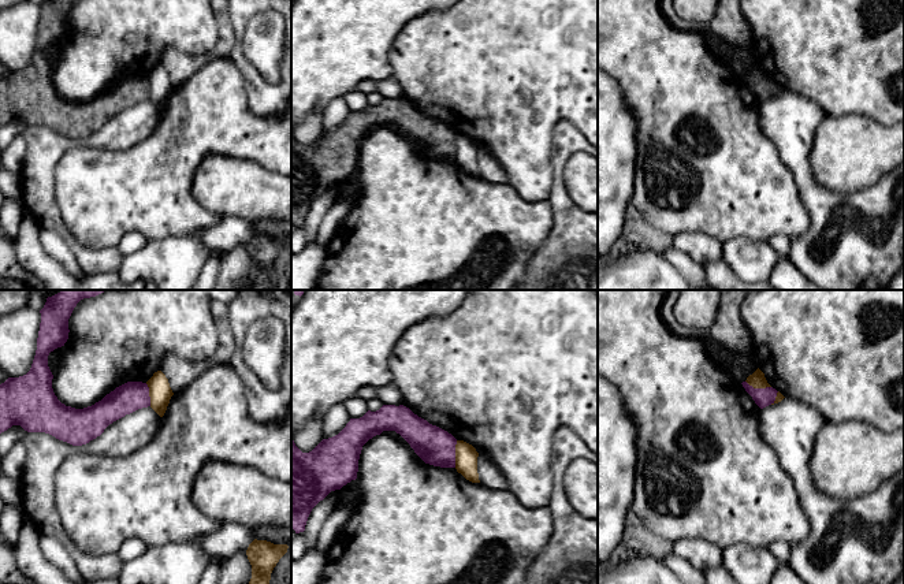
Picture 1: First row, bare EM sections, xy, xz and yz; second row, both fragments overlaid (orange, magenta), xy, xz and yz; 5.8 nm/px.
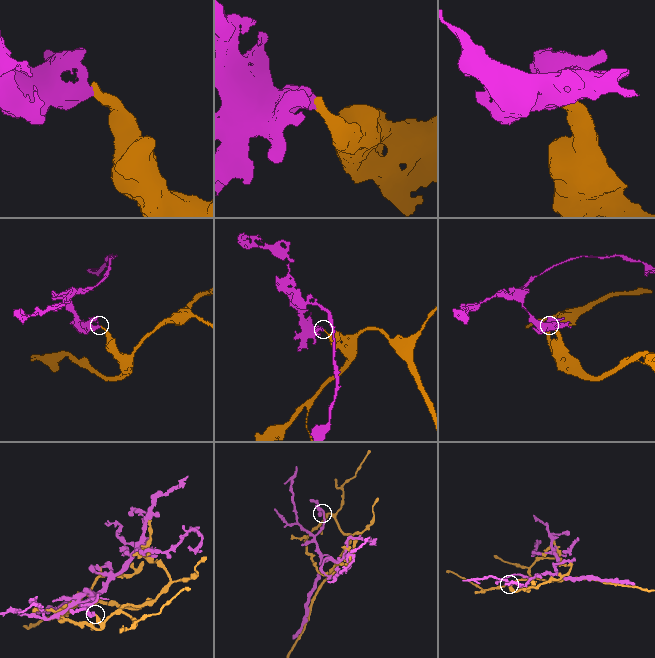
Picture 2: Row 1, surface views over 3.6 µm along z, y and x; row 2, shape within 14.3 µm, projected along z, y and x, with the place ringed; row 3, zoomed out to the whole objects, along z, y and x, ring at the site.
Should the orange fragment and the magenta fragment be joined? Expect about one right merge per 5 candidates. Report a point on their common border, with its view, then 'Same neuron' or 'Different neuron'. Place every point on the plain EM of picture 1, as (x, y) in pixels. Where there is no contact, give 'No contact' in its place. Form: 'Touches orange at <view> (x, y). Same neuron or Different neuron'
Touches orange at xz (456, 148). Different neuron

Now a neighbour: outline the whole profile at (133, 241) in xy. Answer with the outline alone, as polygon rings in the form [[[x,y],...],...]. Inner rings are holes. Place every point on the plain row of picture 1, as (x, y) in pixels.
[[[131,231],[120,239],[118,248],[123,256],[129,256],[142,249],[148,242],[149,239],[145,235],[138,231]]]

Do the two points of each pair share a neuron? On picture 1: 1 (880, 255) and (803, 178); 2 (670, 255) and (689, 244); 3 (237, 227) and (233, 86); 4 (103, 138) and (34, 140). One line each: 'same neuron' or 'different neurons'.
1: same neuron
2: different neurons
3: different neurons
4: same neuron

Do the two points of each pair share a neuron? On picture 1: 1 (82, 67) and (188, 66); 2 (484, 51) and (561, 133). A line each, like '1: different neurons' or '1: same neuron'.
1: different neurons
2: different neurons

